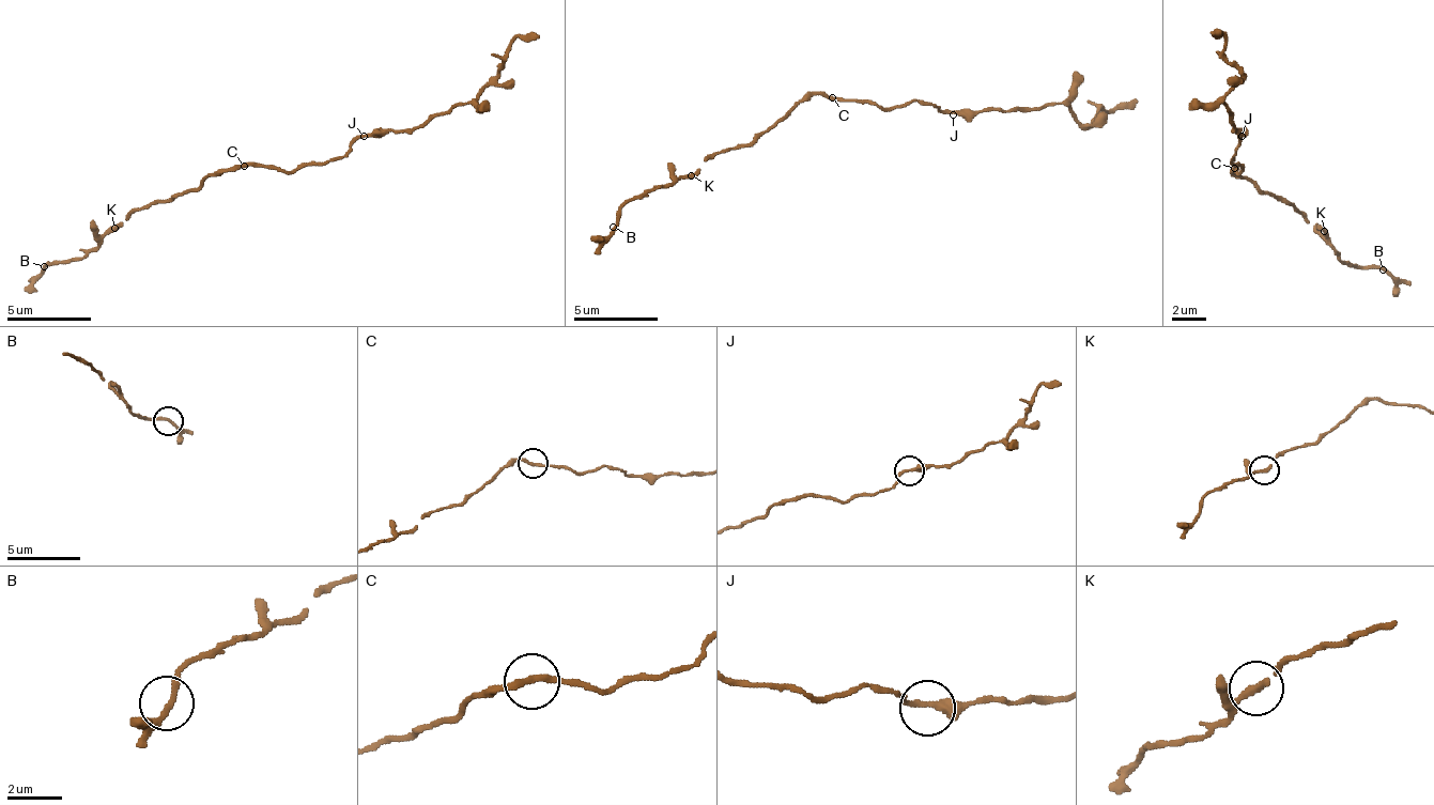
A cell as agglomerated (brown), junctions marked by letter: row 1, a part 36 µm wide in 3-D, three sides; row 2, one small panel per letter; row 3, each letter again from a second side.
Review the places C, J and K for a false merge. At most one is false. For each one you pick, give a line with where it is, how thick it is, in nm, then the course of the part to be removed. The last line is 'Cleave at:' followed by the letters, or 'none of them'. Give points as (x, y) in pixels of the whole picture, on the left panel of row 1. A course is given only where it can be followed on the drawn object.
Cleave at: none of them

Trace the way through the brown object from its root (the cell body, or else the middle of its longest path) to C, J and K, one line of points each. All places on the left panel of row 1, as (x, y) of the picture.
C: (266, 166), (244, 166)
J: (266, 166), (278, 166), (283, 170), (321, 166), (342, 157), (355, 140), (364, 136)
K: (266, 166), (215, 170), (187, 192), (175, 192), (168, 201), (155, 201), (143, 210), (135, 210), (116, 227)

